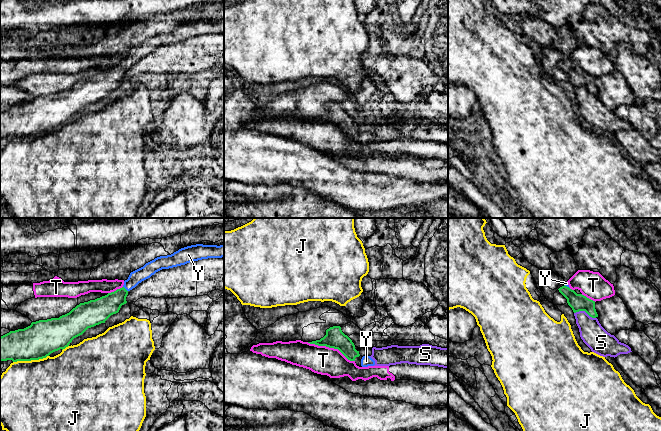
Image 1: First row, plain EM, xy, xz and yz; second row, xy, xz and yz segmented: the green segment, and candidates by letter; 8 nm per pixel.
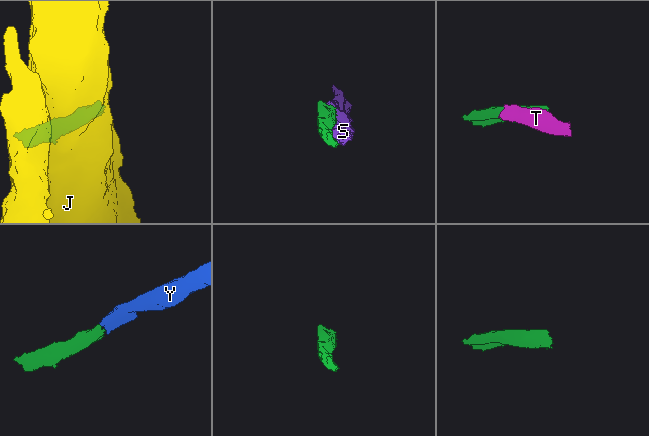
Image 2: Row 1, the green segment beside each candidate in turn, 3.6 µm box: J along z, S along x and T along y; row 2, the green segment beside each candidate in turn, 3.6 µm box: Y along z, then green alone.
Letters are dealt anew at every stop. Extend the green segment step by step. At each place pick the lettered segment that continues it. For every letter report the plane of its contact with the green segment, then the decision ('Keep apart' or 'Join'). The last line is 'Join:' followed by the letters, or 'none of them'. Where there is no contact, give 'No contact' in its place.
J: Touches green in xy. Keep apart
S: Touches green in yz. Keep apart
T: Touches green in xz. Keep apart
Y: Touches green in xy. Join
Join: Y

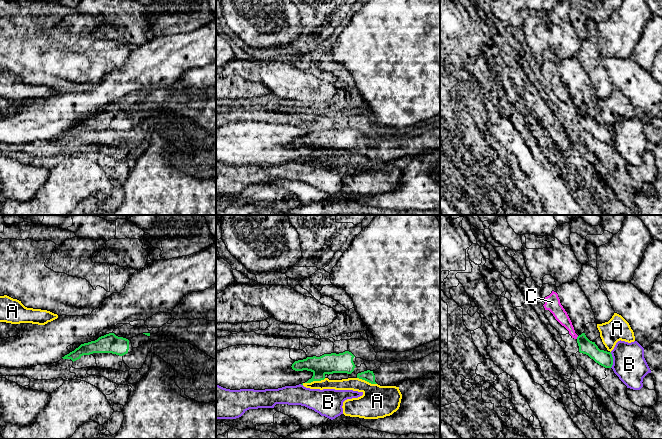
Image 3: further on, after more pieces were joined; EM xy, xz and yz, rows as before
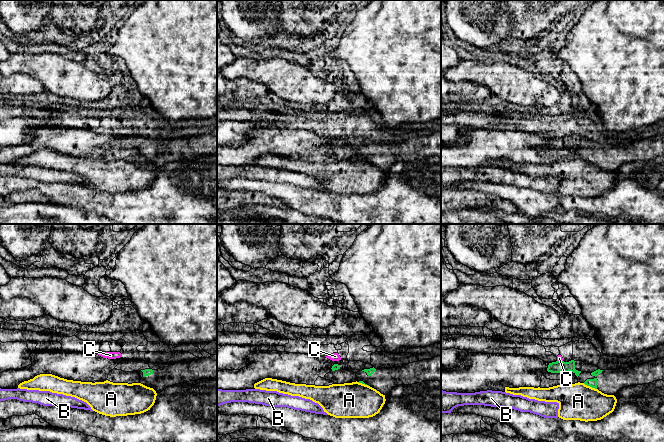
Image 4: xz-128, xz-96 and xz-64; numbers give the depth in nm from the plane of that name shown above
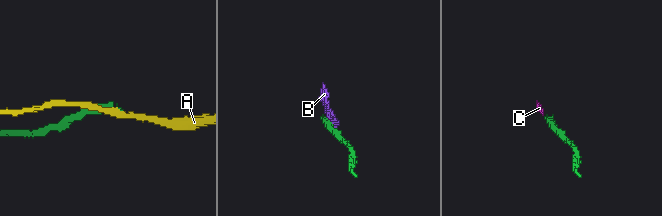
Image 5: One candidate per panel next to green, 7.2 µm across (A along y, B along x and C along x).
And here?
A: Touches green in xz. Keep apart
B: Touches green in yz. Keep apart
C: Touches green in yz. Keep apart
Join: none of them

